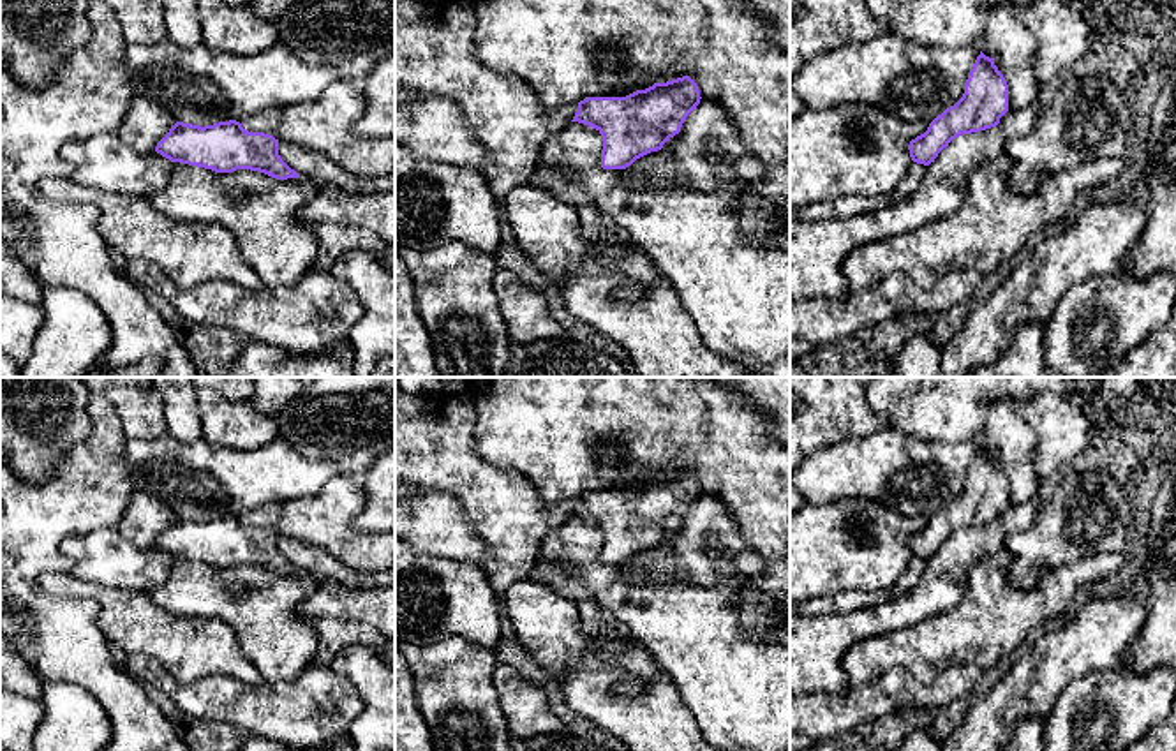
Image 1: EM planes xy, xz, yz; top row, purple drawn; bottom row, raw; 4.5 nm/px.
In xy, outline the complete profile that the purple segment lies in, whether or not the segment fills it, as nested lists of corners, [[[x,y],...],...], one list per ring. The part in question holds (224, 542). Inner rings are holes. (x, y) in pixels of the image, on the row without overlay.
[[[236,515],[205,522],[176,517],[157,538],[155,547],[171,557],[215,568],[250,564],[277,575],[300,573],[280,554],[279,534],[264,527],[249,527]]]

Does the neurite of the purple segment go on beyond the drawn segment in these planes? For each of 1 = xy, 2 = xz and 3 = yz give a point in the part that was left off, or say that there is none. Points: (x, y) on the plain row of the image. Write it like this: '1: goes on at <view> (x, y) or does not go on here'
1: does not go on here
2: does not go on here
3: does not go on here

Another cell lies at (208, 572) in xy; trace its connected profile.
[[[175,557],[173,566],[171,576],[150,592],[153,603],[171,615],[222,619],[231,624],[245,658],[257,668],[264,684],[293,682],[314,665],[317,631],[296,608],[317,587],[317,575],[277,575],[250,564],[215,568],[182,557]]]

